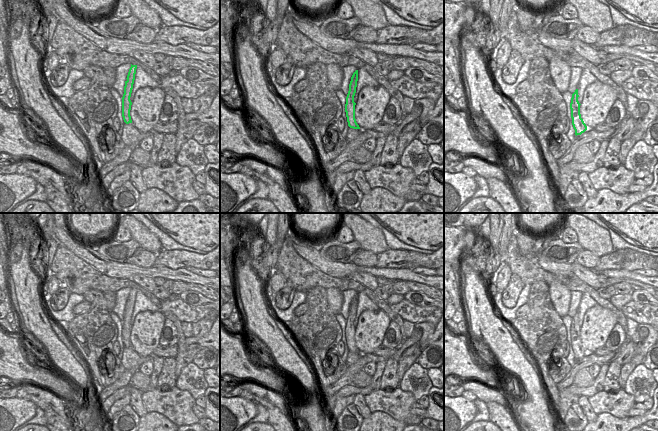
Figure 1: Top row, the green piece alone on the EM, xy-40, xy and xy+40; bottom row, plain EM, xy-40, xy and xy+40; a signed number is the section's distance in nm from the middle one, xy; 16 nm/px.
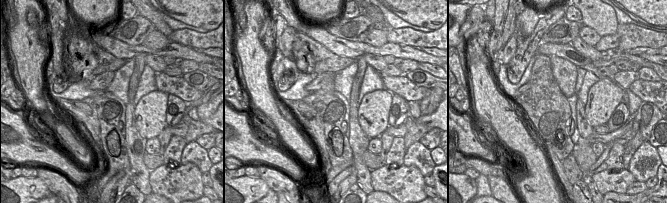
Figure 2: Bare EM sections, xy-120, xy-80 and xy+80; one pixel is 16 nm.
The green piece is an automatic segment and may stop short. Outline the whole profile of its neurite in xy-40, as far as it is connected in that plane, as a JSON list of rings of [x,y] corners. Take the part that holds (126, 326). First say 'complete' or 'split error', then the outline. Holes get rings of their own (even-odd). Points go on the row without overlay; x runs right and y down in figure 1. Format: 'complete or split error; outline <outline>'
complete; outline [[[132,289],[129,293],[127,304],[125,305],[124,310],[124,318],[122,321],[122,341],[126,348],[132,347],[131,340],[130,340],[130,334],[132,326],[130,324],[133,308],[135,304],[135,298],[136,298],[137,289]]]

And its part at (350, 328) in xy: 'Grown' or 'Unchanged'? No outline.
Unchanged.

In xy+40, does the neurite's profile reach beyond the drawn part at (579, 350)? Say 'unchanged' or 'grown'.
unchanged

